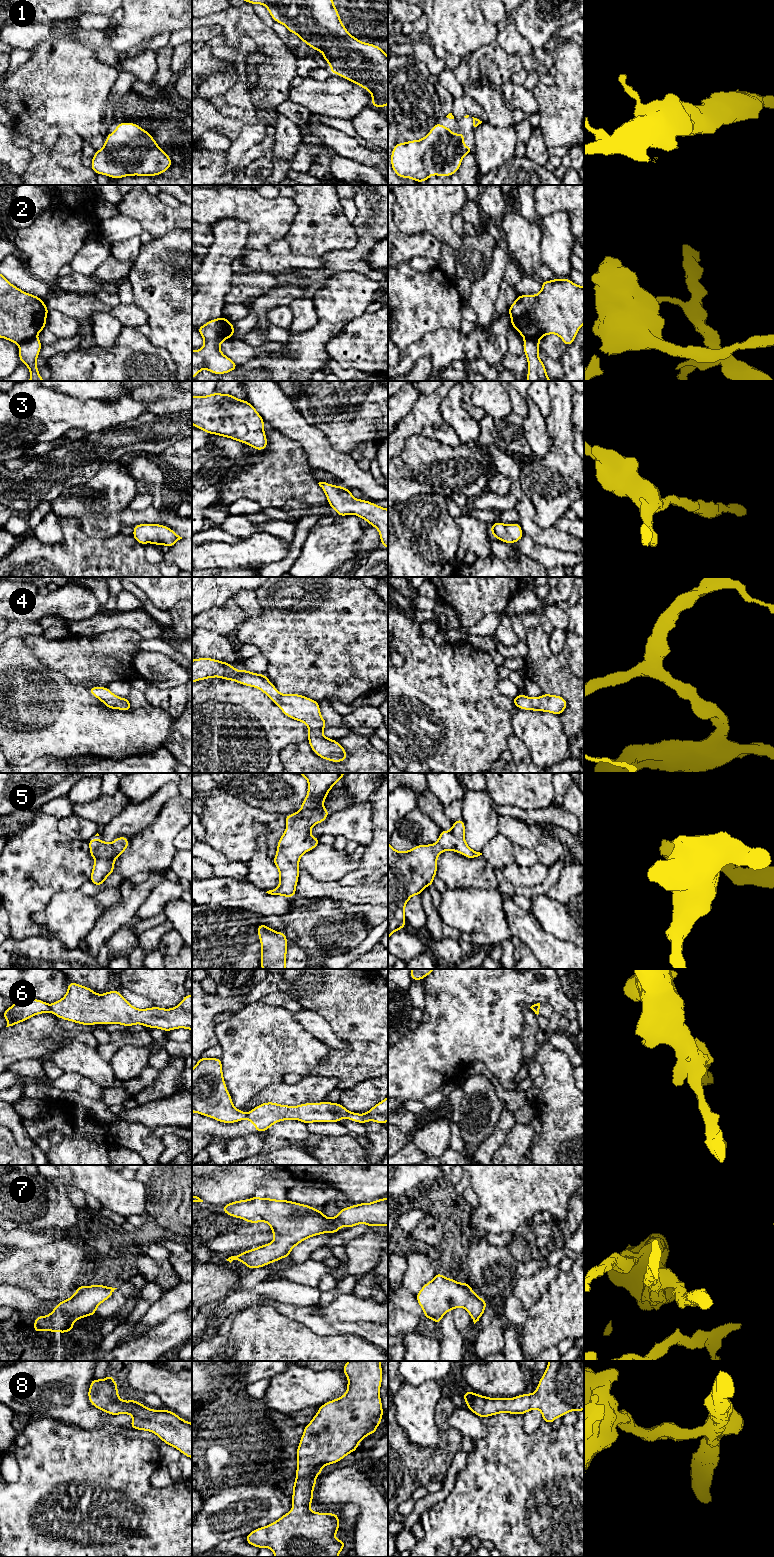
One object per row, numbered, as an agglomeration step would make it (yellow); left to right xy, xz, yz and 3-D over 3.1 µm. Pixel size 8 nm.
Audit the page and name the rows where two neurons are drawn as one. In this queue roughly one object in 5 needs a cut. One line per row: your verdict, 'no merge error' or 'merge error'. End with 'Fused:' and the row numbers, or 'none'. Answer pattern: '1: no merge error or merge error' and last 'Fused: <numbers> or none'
1: no merge error
2: merge error
3: no merge error
4: no merge error
5: no merge error
6: merge error
7: no merge error
8: no merge error
Fused: 2, 6

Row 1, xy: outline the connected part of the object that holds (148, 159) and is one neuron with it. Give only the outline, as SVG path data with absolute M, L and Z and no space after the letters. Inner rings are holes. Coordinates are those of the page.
M119 123L102 149L92 157L91 169L111 178L156 176L166 172L172 159L154 138L135 123Z

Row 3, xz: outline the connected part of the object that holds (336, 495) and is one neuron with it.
M326 482L318 484L324 491L330 508L336 510L337 516L354 514L365 519L379 531L382 546L388 548L388 509L370 501L355 499L350 489L343 486Z

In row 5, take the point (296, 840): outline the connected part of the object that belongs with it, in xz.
M298 773L308 781L307 796L301 809L285 816L287 829L277 844L273 862L279 870L280 885L266 893L292 898L300 875L300 857L319 845L319 838L311 836L311 828L322 823L330 814L323 806L328 792L346 773Z

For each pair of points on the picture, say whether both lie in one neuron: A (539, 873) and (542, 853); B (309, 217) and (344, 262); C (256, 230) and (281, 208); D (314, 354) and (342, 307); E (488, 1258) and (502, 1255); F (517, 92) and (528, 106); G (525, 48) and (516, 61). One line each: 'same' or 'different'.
A: different
B: different
C: same
D: same
E: same
F: same
G: different

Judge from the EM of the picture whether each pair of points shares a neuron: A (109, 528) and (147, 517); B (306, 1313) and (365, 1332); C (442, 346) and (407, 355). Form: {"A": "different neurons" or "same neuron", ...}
{"A": "same neuron", "B": "same neuron", "C": "same neuron"}

